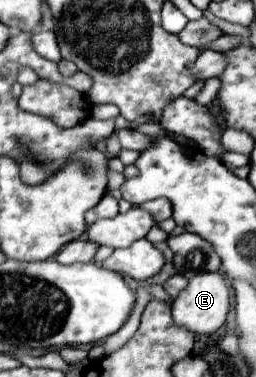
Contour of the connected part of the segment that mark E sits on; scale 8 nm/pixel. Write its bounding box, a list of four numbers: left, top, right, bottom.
[171,272,231,334]

